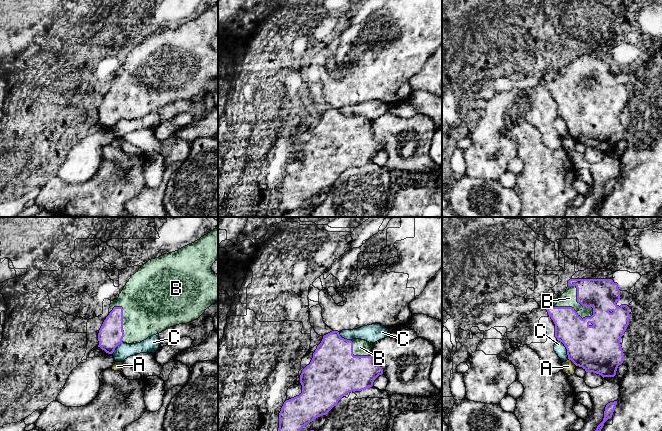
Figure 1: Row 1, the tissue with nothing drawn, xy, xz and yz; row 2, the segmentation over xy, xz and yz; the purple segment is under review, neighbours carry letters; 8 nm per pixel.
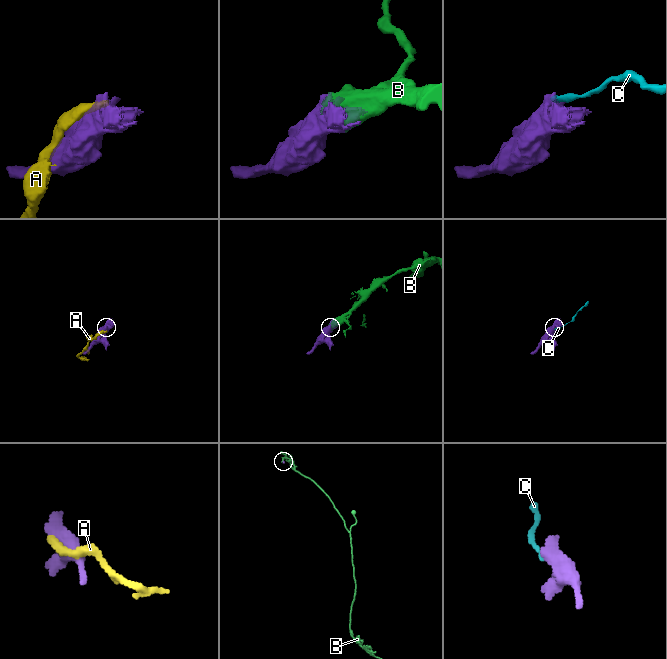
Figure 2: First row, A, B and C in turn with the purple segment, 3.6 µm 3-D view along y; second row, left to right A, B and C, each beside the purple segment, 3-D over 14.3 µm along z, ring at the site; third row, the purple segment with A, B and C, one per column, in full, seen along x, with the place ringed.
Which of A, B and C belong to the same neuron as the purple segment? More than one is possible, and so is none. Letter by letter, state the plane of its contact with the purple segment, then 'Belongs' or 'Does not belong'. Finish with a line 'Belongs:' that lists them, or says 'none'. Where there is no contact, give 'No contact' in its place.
A: Touches purple in yz. Does not belong
B: Touches purple in yz. Belongs
C: Touches purple in yz. Does not belong
Belongs: B

